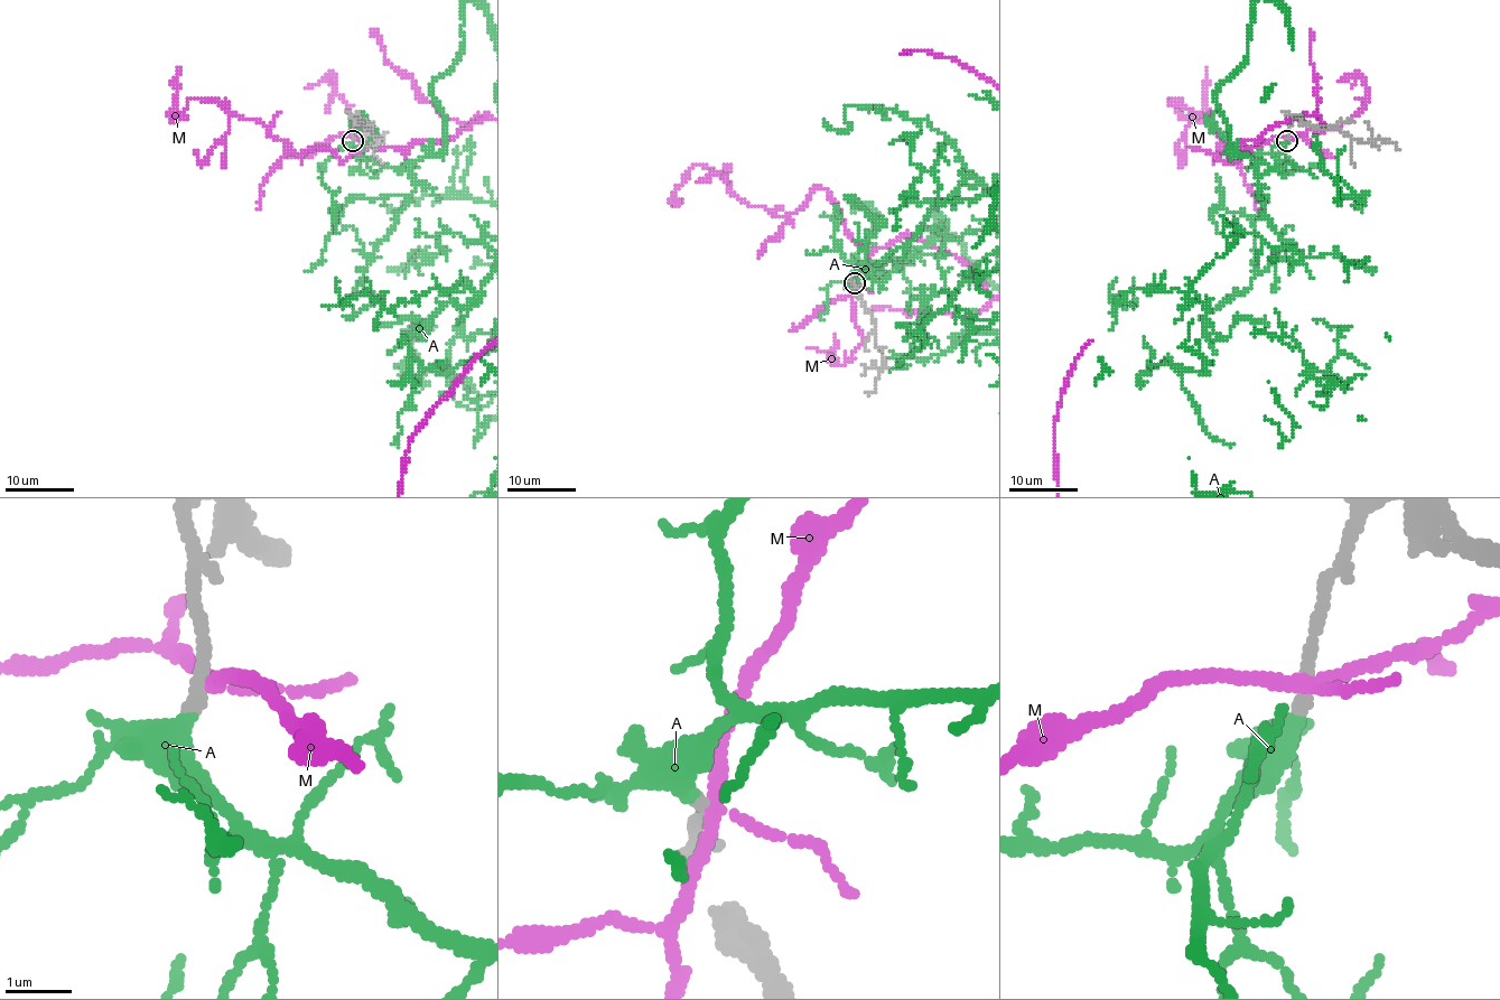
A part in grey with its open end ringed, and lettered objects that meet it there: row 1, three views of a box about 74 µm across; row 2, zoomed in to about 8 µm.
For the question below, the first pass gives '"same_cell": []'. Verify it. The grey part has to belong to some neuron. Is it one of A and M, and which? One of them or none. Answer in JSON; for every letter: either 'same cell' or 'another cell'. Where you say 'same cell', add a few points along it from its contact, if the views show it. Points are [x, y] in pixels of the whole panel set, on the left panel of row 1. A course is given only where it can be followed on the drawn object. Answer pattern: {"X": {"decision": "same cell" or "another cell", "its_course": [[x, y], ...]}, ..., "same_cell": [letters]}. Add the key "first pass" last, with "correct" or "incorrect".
{"A": {"decision": "same cell"}, "M": {"decision": "another cell"}, "same_cell": ["A"], "first pass": "incorrect"}

